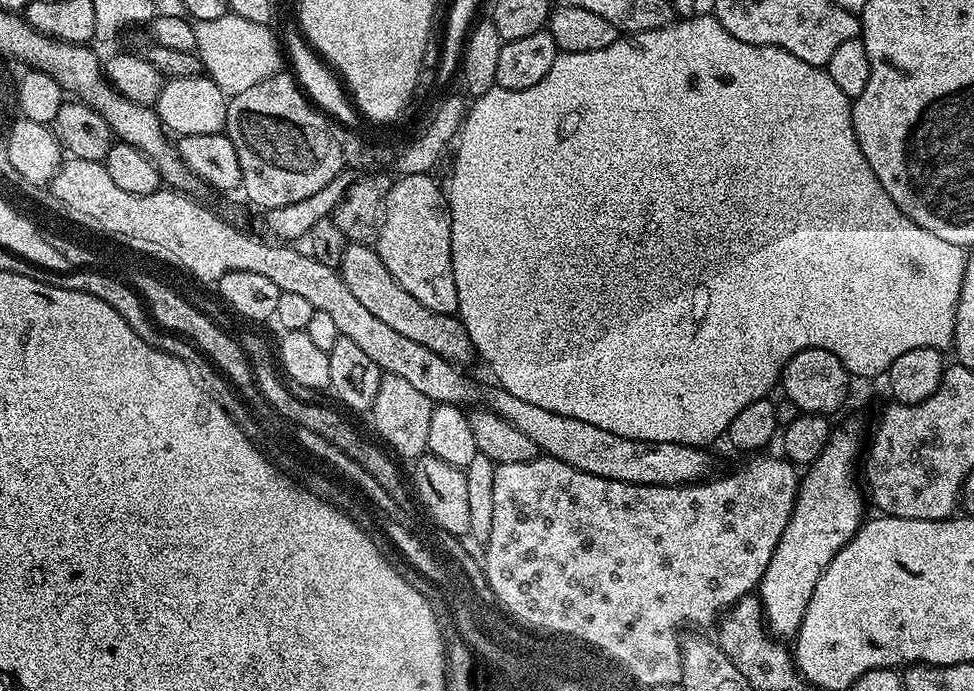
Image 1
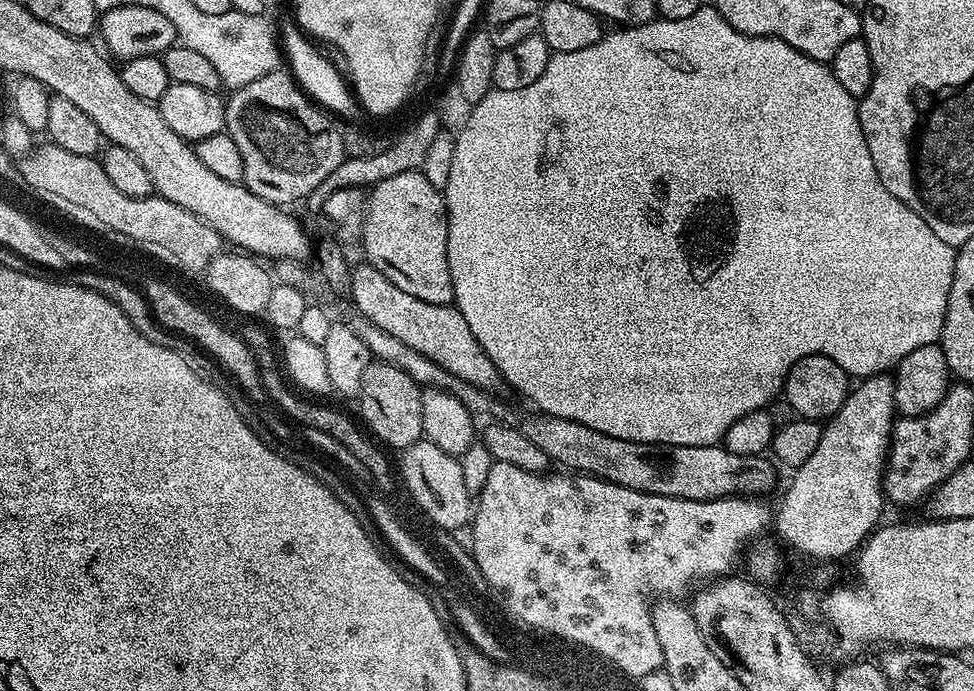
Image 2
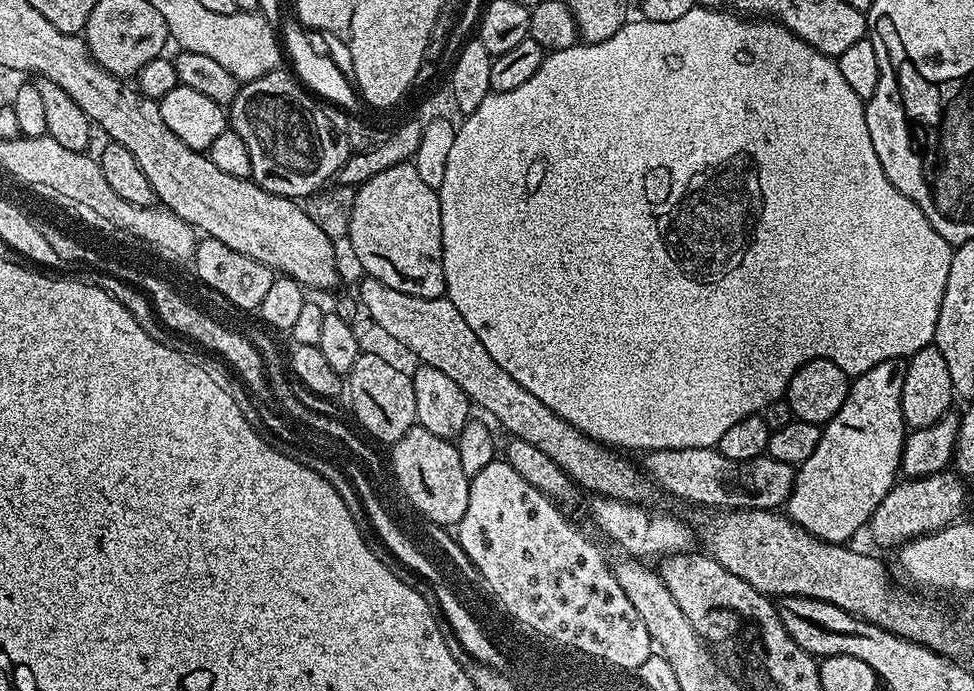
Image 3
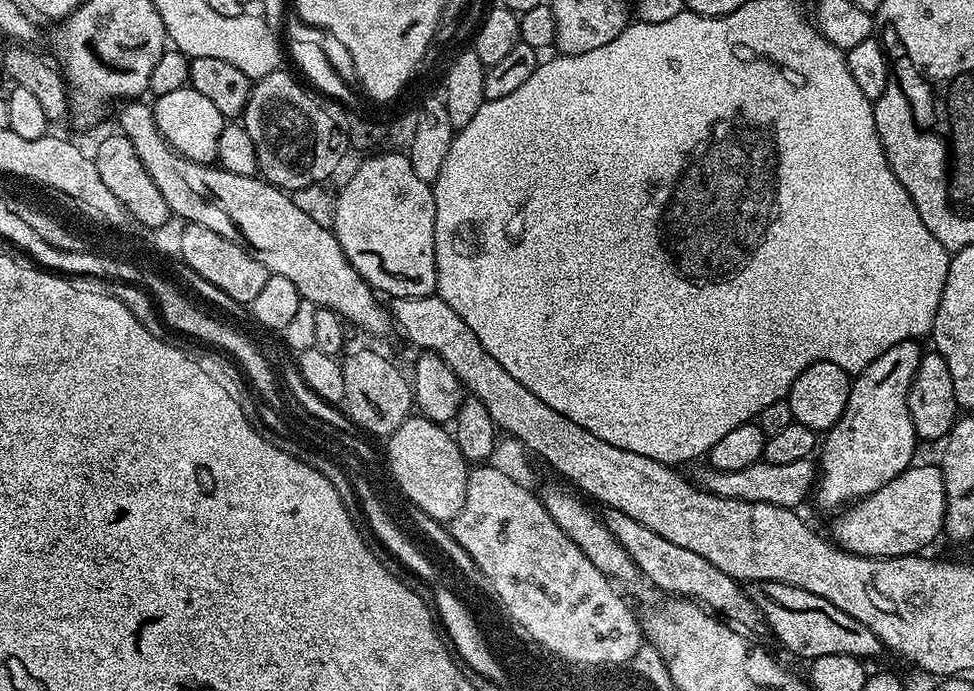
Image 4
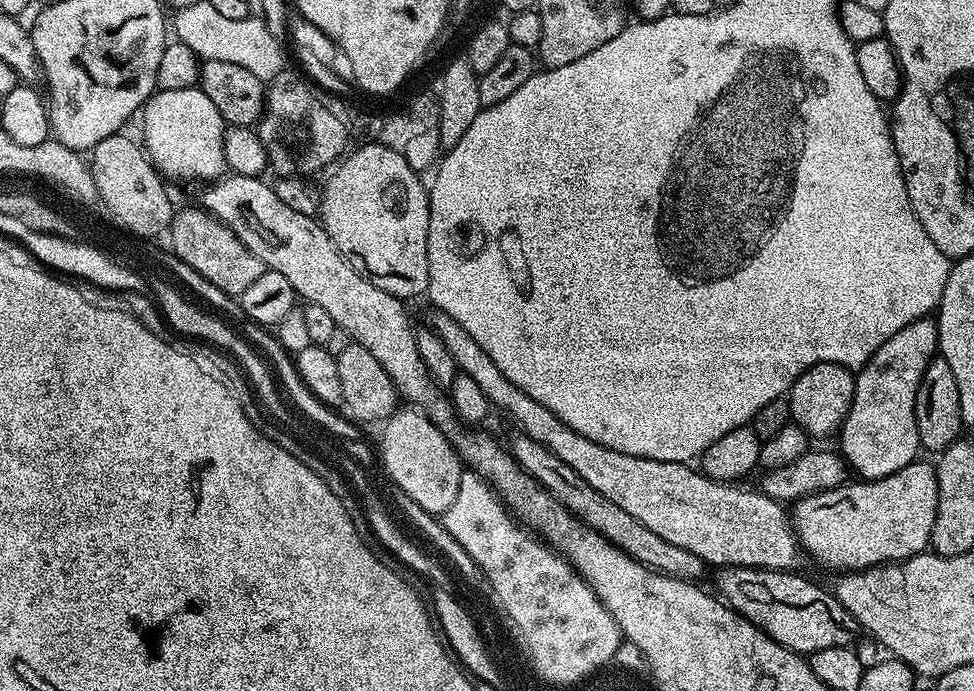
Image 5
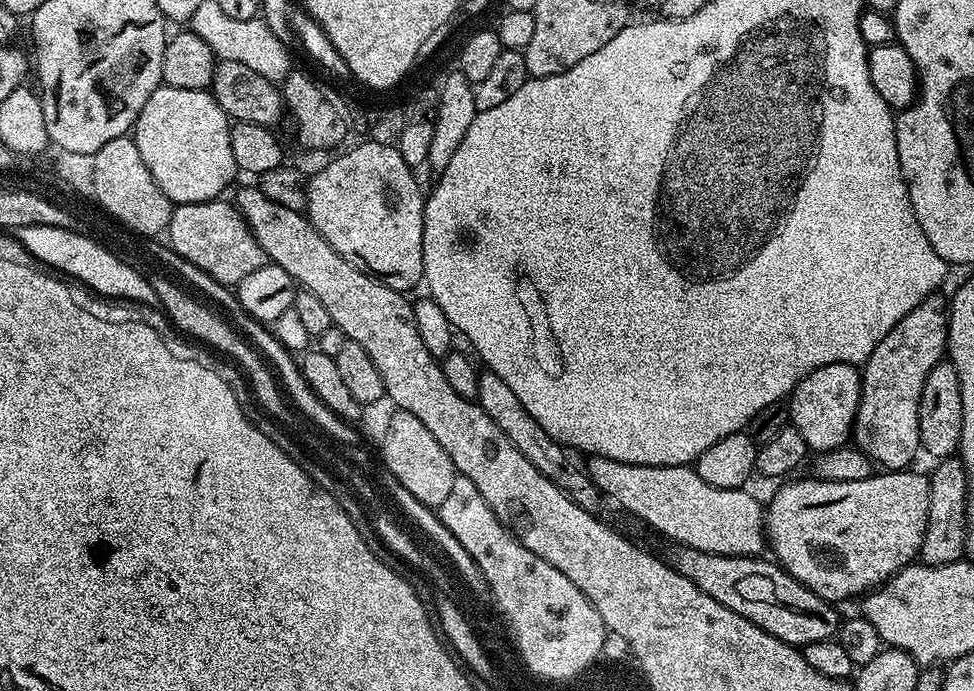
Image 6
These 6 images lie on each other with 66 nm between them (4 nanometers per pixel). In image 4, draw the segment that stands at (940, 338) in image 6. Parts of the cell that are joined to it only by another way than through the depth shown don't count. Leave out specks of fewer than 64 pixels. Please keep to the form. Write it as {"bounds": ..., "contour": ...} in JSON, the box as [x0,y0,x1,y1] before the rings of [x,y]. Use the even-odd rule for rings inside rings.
{"bounds":[814,340,922,509],"contour":[[[914,340],[898,342],[898,346],[890,346],[886,354],[878,354],[878,358],[870,362],[870,366],[855,373],[850,398],[846,398],[846,410],[842,410],[842,418],[838,418],[838,422],[834,422],[834,426],[828,429],[818,452],[820,460],[818,459],[818,479],[814,489],[814,500],[817,500],[822,507],[841,509],[851,502],[860,500],[863,496],[874,494],[874,490],[886,486],[886,482],[898,478],[898,474],[913,467],[912,455],[916,452],[918,437],[914,430],[914,422],[910,418],[908,395],[922,355],[920,346]]]}

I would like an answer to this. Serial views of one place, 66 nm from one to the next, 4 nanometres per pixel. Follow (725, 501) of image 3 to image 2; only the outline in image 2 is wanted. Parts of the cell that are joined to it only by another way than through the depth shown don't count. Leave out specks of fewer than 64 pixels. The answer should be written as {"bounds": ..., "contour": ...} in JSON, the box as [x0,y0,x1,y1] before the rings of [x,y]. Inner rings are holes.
{"bounds":[358,322,778,500],"contour":[[[367,322],[361,325],[358,328],[359,336],[377,361],[398,366],[398,370],[410,374],[410,378],[414,378],[421,389],[435,388],[441,392],[449,392],[454,398],[458,398],[458,402],[462,402],[462,406],[472,411],[473,417],[492,415],[493,421],[519,428],[522,434],[526,434],[526,438],[530,438],[530,442],[534,442],[534,446],[538,446],[538,450],[542,450],[542,454],[548,456],[553,465],[561,464],[564,467],[561,469],[597,476],[600,480],[609,480],[611,484],[623,488],[683,500],[717,500],[723,496],[763,497],[768,494],[764,492],[770,491],[776,484],[778,468],[767,455],[734,454],[720,444],[674,446],[630,442],[626,438],[610,438],[610,434],[590,430],[590,426],[582,426],[566,418],[543,414],[520,416],[518,409],[511,408],[500,400],[491,400],[487,391],[470,382],[462,382],[462,378],[442,370],[438,362],[430,362],[426,354],[418,354],[418,350],[406,346],[406,342],[394,338],[394,334],[386,334],[386,330],[378,330],[378,326]]]}

